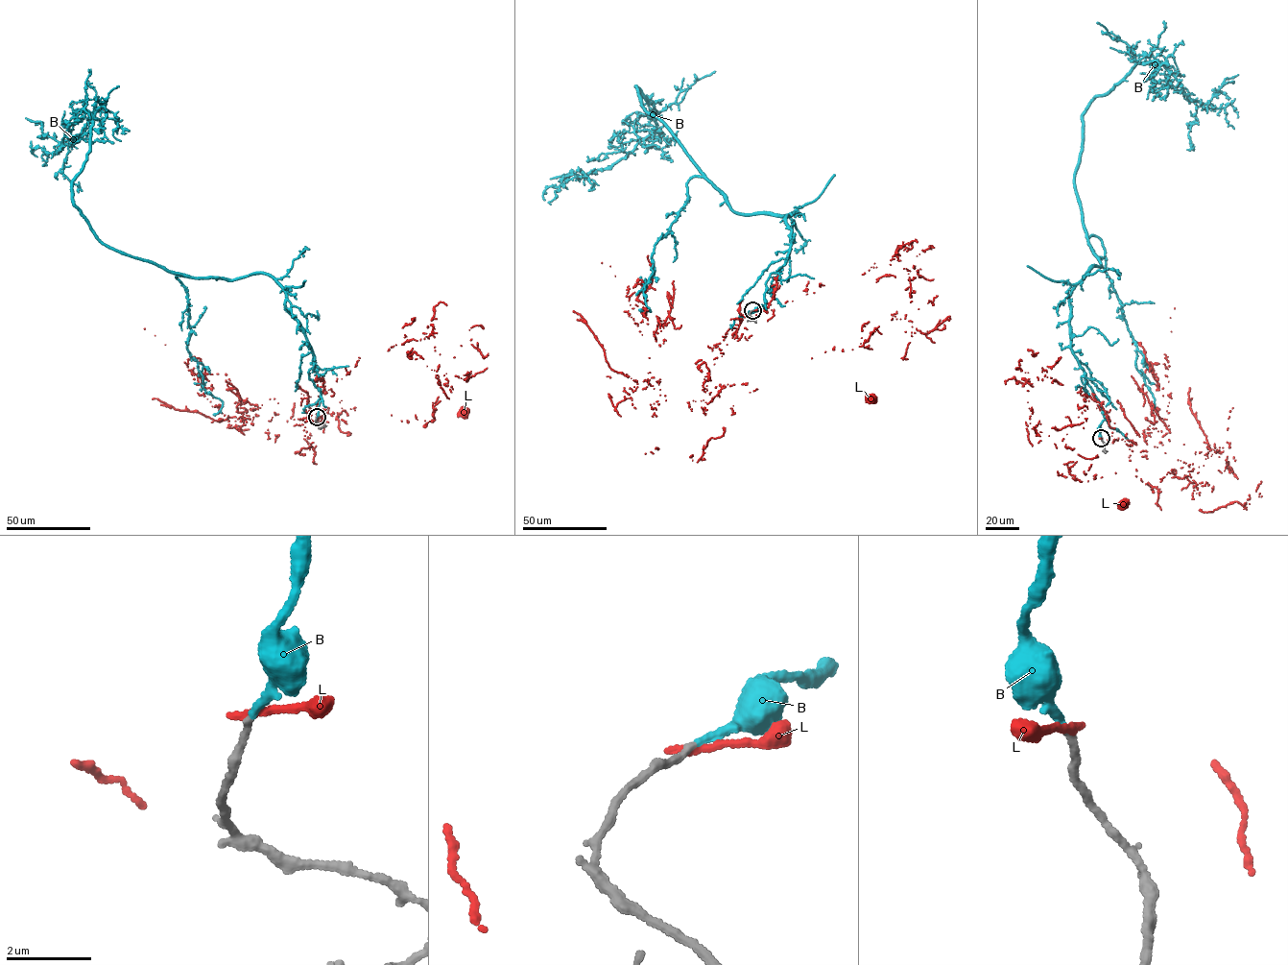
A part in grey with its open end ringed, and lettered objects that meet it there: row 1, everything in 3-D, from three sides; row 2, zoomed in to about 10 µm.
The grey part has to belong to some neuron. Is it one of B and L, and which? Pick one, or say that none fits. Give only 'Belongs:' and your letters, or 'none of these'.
Belongs: B

